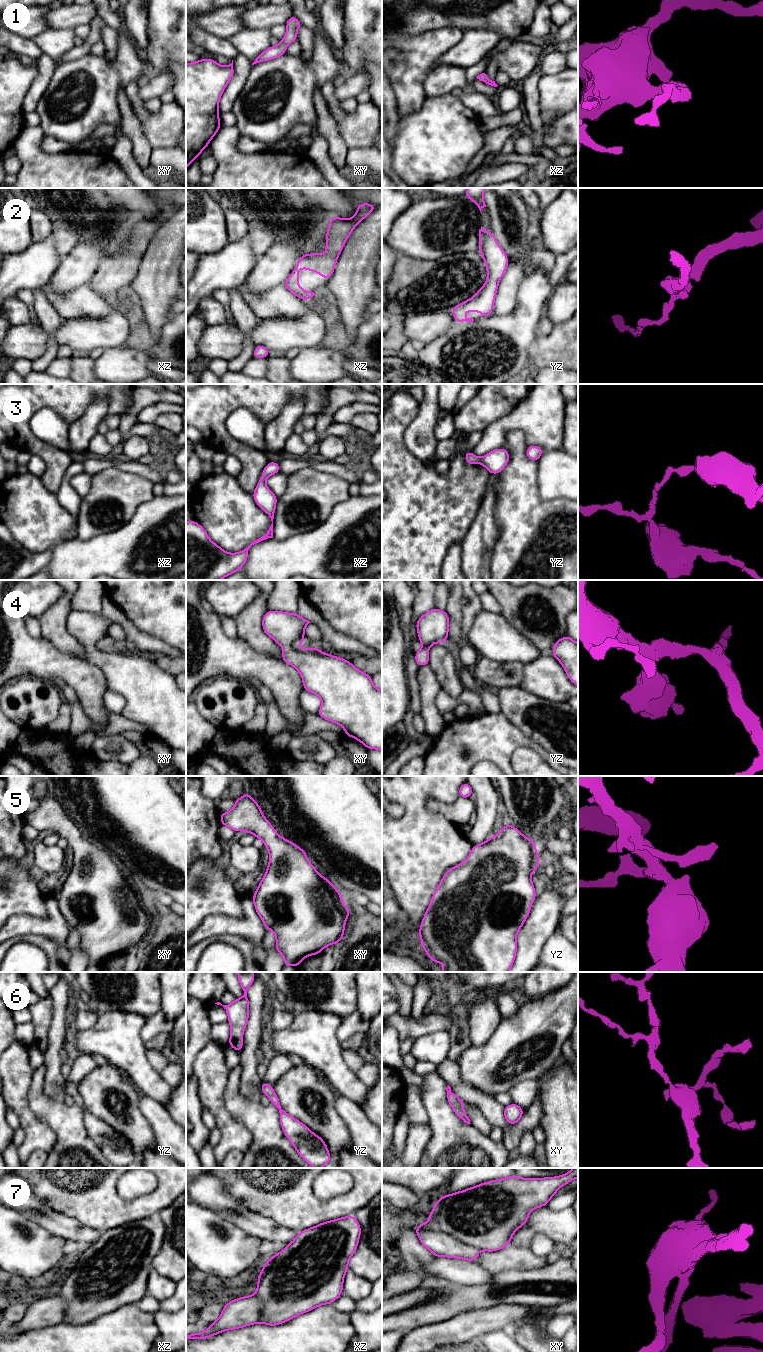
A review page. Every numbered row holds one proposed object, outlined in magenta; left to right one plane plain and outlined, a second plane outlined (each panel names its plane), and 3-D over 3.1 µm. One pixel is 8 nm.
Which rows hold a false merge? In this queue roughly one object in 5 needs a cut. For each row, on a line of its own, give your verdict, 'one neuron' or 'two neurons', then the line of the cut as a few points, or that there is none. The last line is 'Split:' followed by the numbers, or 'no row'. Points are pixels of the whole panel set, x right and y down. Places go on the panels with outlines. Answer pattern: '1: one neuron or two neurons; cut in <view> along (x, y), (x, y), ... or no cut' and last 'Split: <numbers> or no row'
1: one neuron; no cut
2: one neuron; no cut
3: one neuron; no cut
4: one neuron; no cut
5: one neuron; no cut
6: one neuron; no cut
7: one neuron; no cut
Split: no row

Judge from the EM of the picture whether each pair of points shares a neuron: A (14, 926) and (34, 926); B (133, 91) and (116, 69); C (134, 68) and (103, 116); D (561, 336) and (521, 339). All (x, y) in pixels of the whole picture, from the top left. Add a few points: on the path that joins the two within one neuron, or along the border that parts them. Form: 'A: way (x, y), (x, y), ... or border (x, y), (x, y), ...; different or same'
A: way (19, 926), (29, 926); same
B: border (136, 80), (131, 80), (124, 88); different
C: way (121, 77), (103, 95), (103, 103); same
D: border (537, 335), (531, 361); different

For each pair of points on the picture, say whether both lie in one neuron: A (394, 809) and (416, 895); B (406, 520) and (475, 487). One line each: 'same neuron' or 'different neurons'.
A: different neurons
B: same neuron

